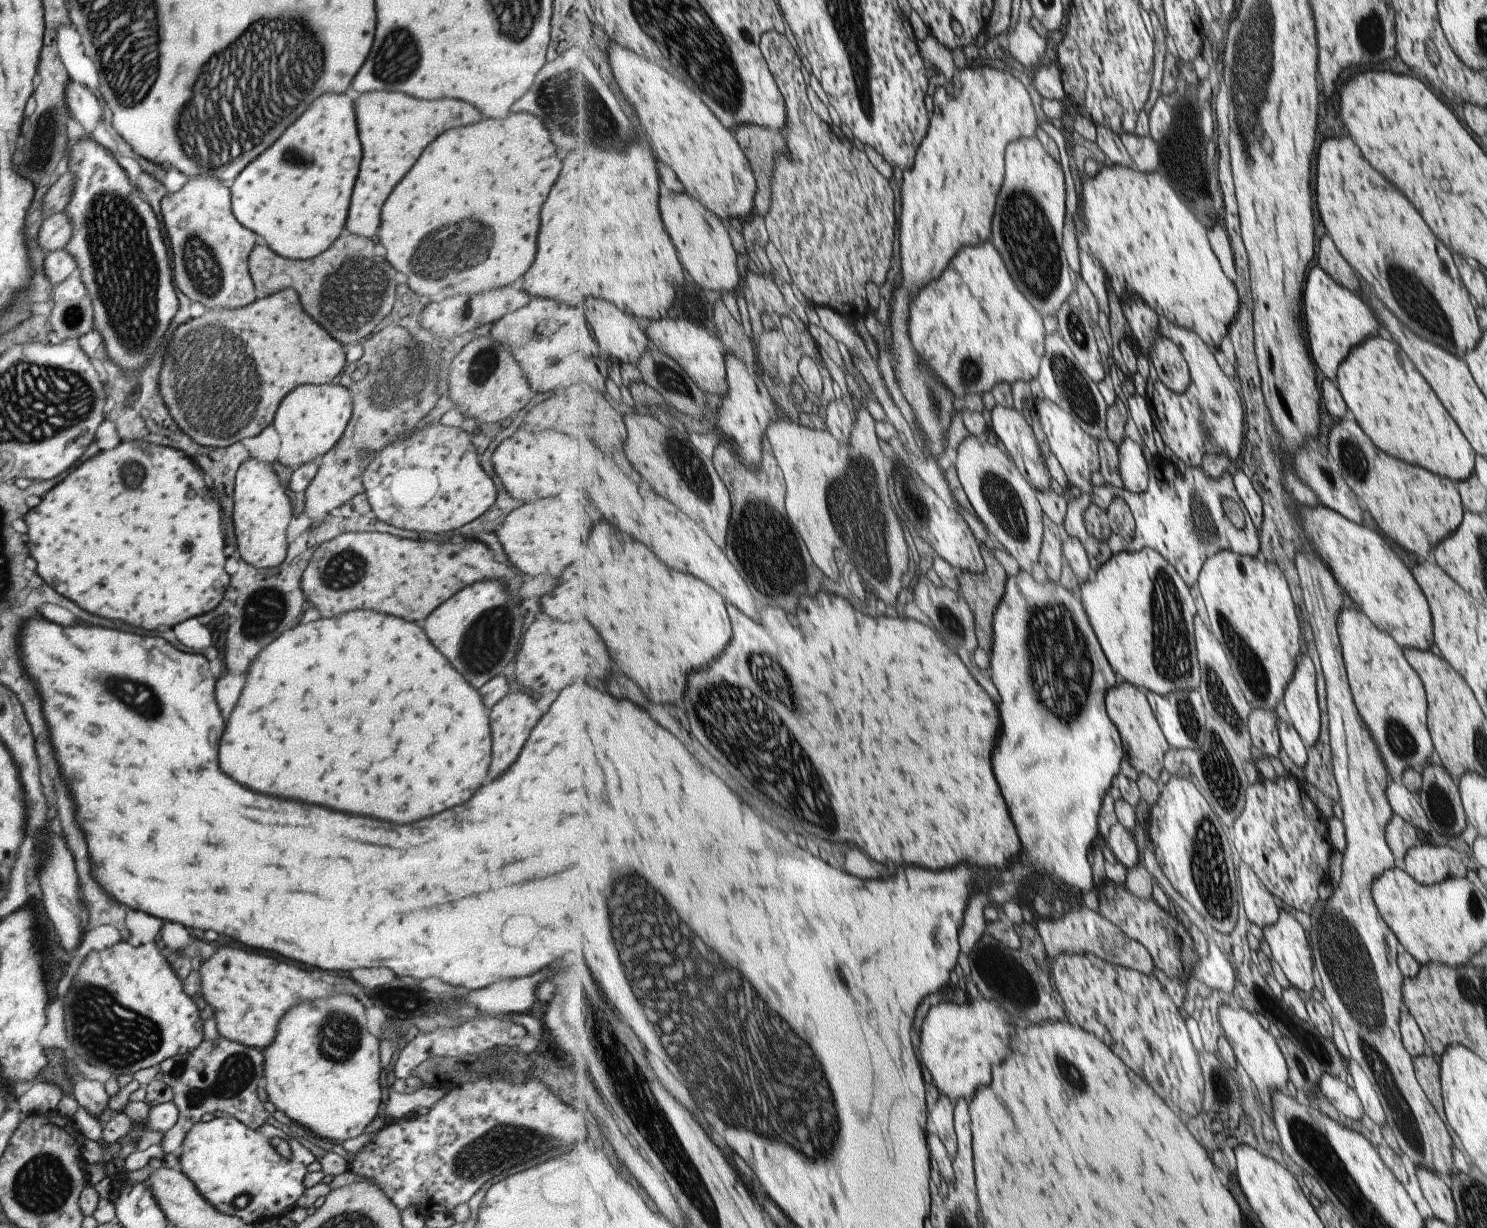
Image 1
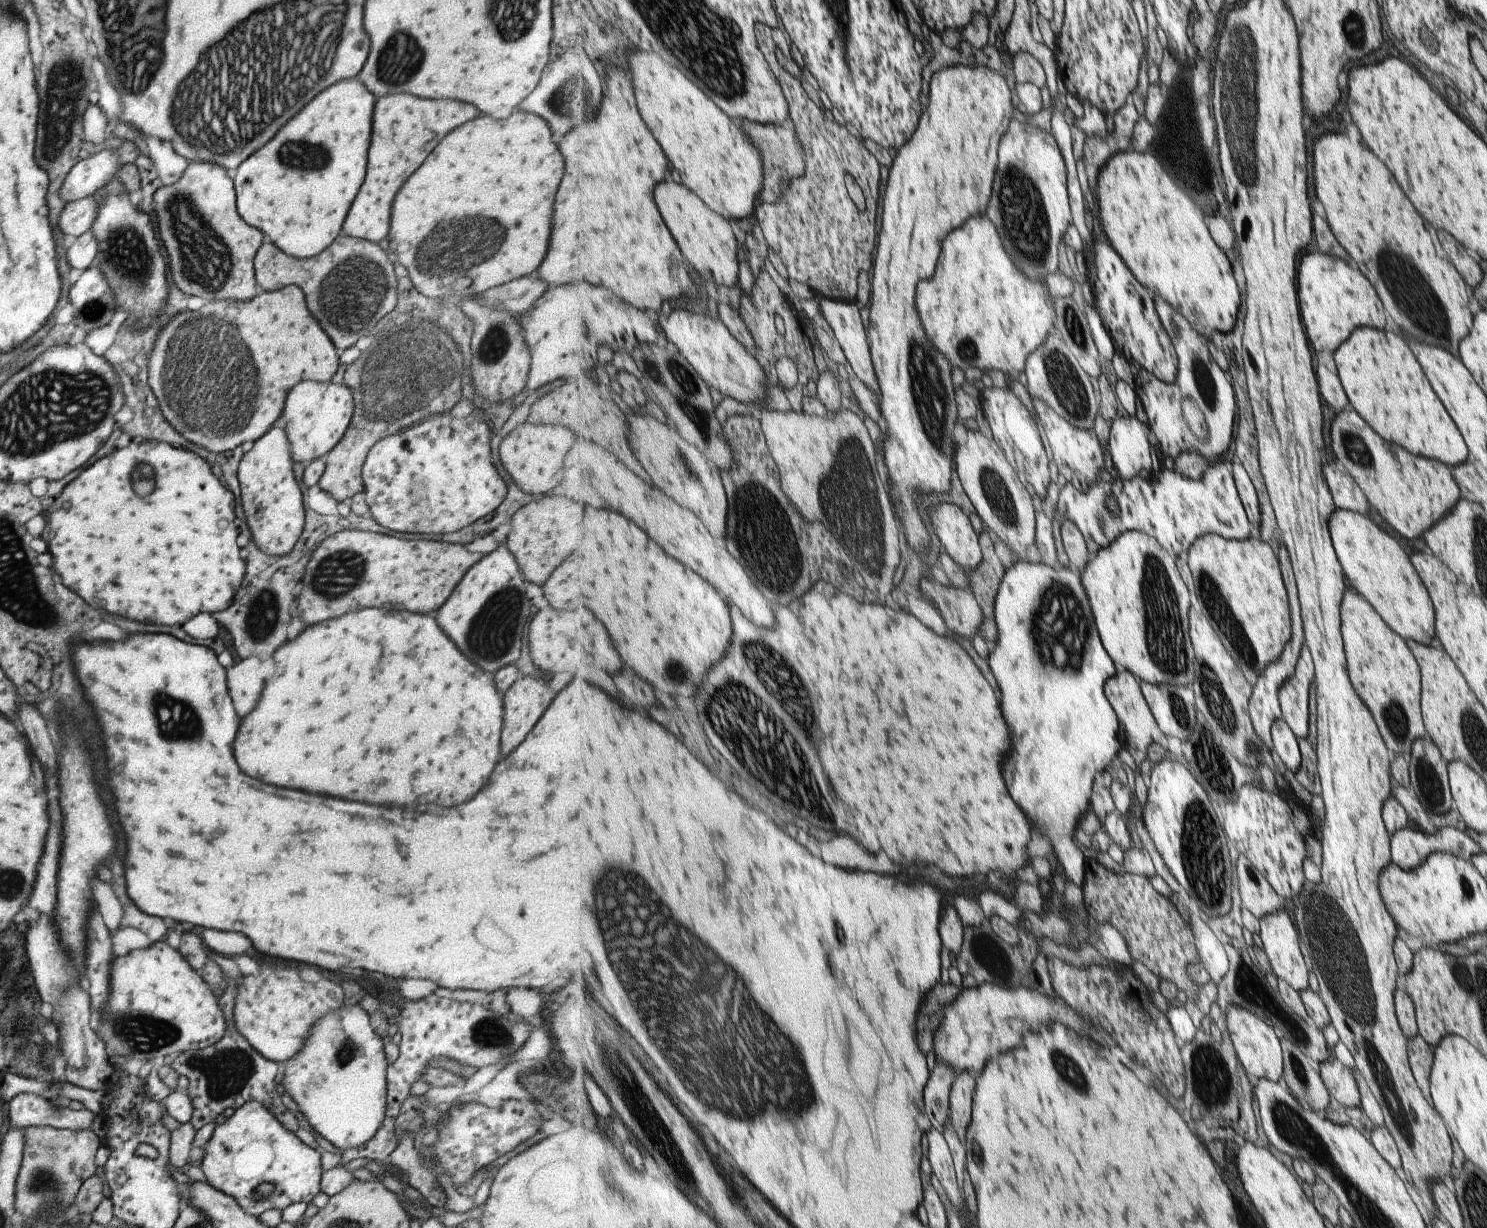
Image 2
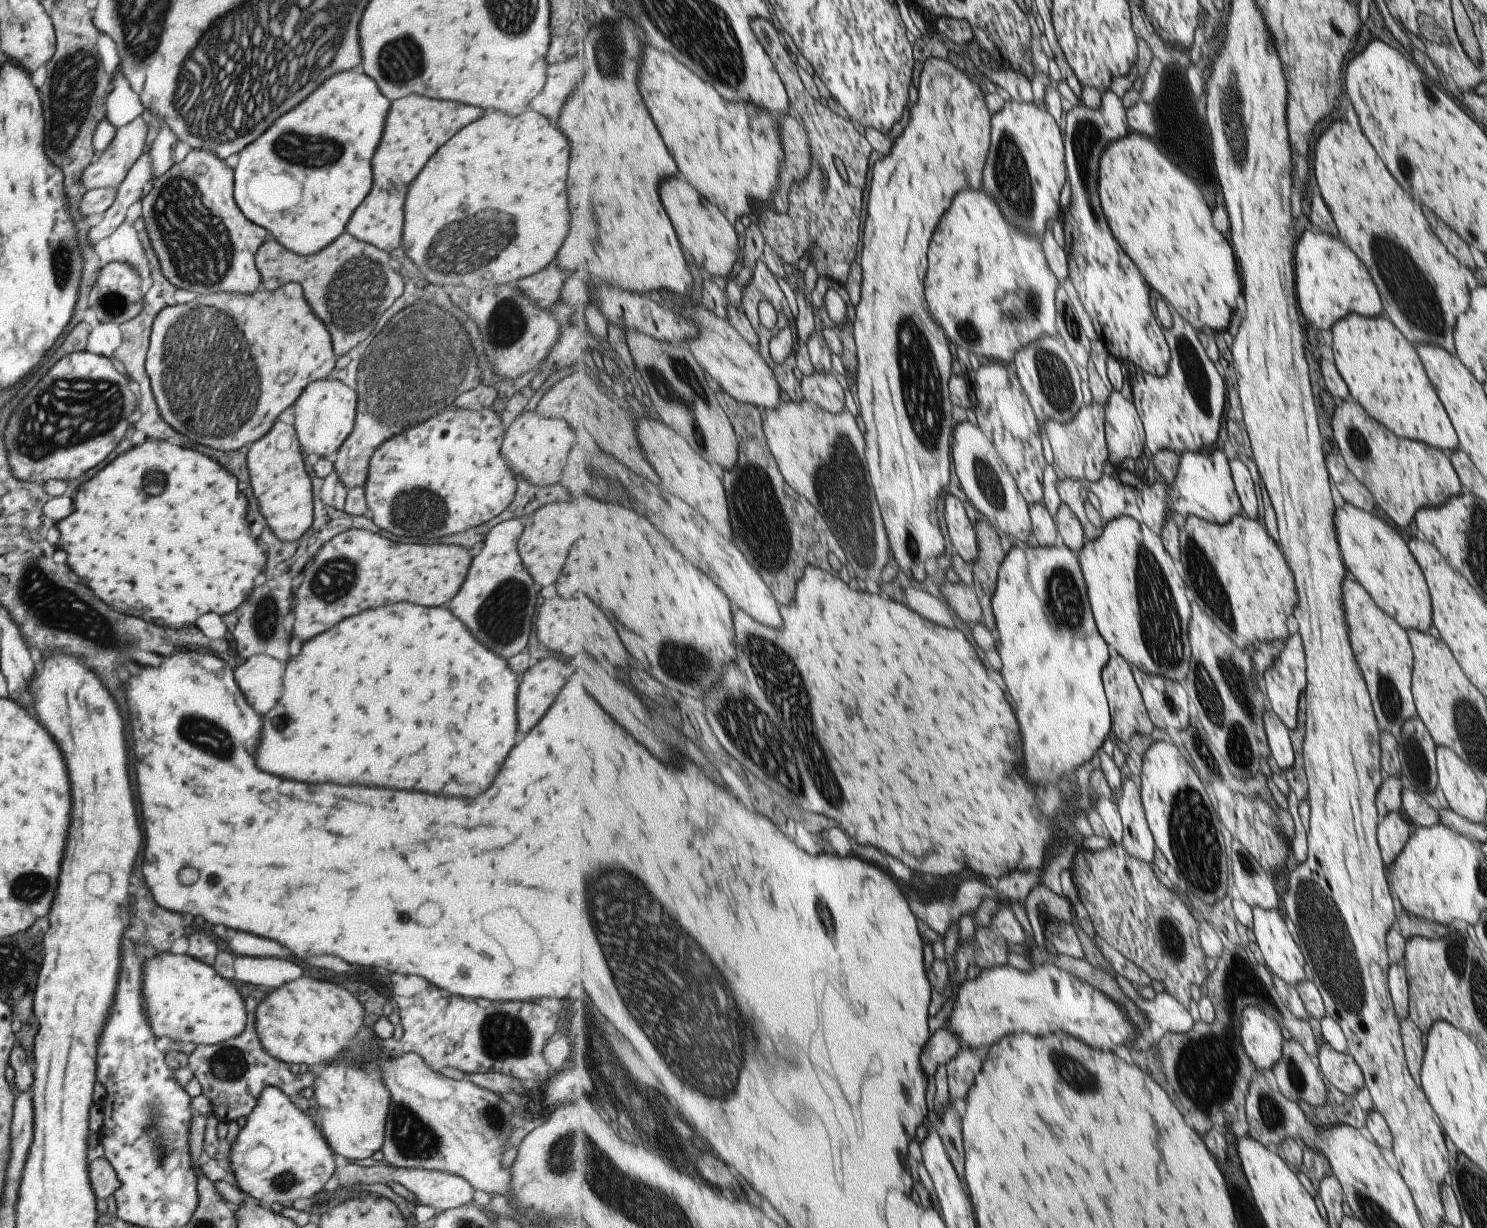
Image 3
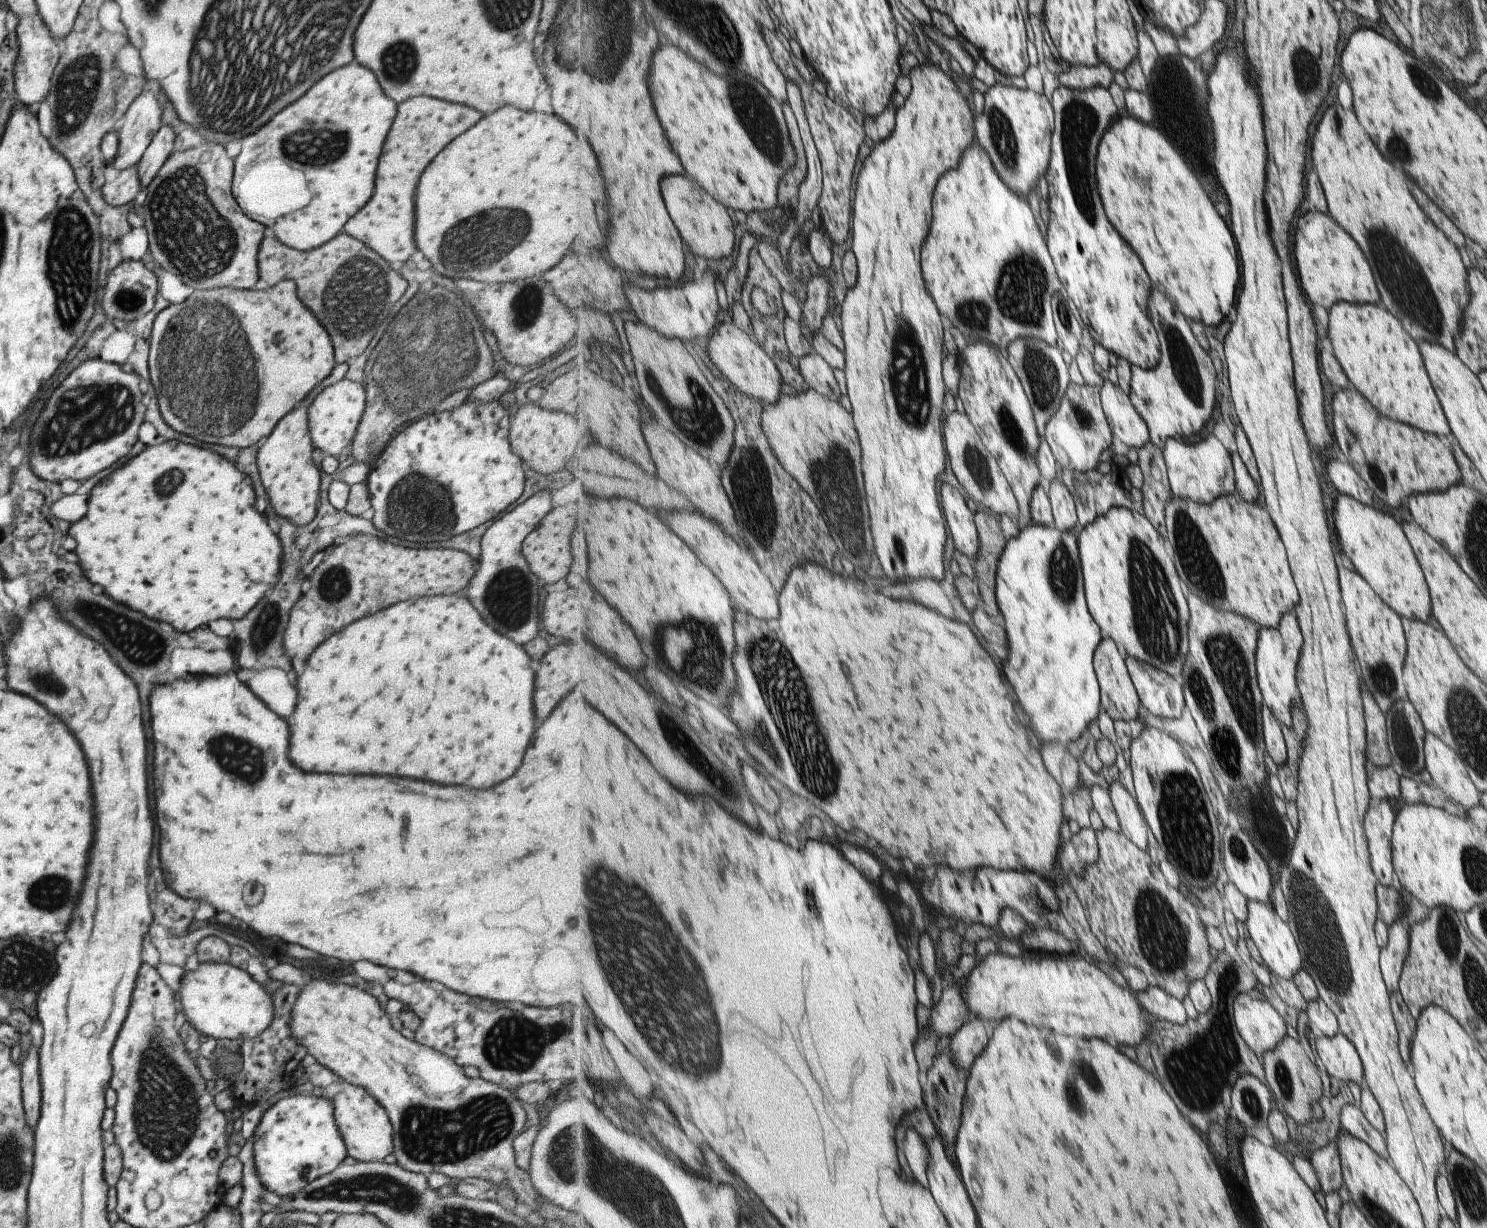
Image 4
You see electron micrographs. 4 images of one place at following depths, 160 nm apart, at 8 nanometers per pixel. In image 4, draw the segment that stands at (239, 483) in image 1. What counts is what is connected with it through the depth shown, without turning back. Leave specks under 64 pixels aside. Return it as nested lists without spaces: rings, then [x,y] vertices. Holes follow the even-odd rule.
[[[341,362],[331,369],[329,376],[323,378],[305,398],[301,408],[291,409],[282,416],[273,430],[260,442],[255,455],[256,469],[260,483],[264,488],[265,498],[277,516],[287,519],[294,527],[305,526],[313,520],[317,510],[320,471],[311,461],[311,451],[314,449],[307,432],[306,408],[313,398],[322,390],[344,376],[347,376],[348,362]]]

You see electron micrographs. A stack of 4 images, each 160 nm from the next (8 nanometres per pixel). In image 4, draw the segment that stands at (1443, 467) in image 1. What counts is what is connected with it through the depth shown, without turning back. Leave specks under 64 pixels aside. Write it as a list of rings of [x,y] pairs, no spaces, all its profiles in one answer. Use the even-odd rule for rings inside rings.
[[[1335,303],[1327,311],[1327,334],[1344,375],[1379,415],[1446,440],[1449,425],[1428,379],[1417,342],[1389,311],[1369,303]]]

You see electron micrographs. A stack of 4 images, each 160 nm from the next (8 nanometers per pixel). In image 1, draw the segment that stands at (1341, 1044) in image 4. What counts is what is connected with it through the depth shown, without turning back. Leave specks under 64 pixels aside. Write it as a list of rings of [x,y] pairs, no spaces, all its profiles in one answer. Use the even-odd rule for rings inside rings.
[[[1322,1074],[1316,1084],[1316,1090],[1326,1098],[1326,1101],[1345,1118],[1358,1121],[1364,1112],[1354,1089],[1337,1077]]]

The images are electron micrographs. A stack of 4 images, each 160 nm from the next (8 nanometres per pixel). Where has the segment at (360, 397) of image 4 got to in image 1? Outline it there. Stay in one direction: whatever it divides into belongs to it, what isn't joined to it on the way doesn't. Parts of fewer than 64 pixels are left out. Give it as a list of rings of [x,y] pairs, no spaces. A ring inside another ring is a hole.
[[[302,384],[291,389],[277,405],[271,424],[280,440],[276,461],[296,469],[306,462],[318,460],[337,444],[351,412],[350,391],[342,385]]]

